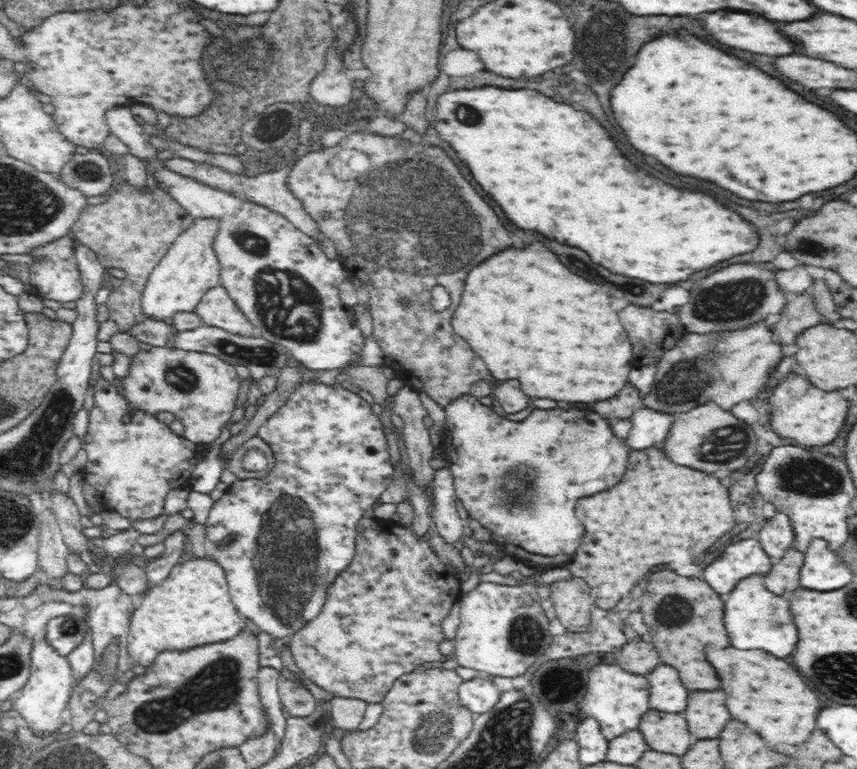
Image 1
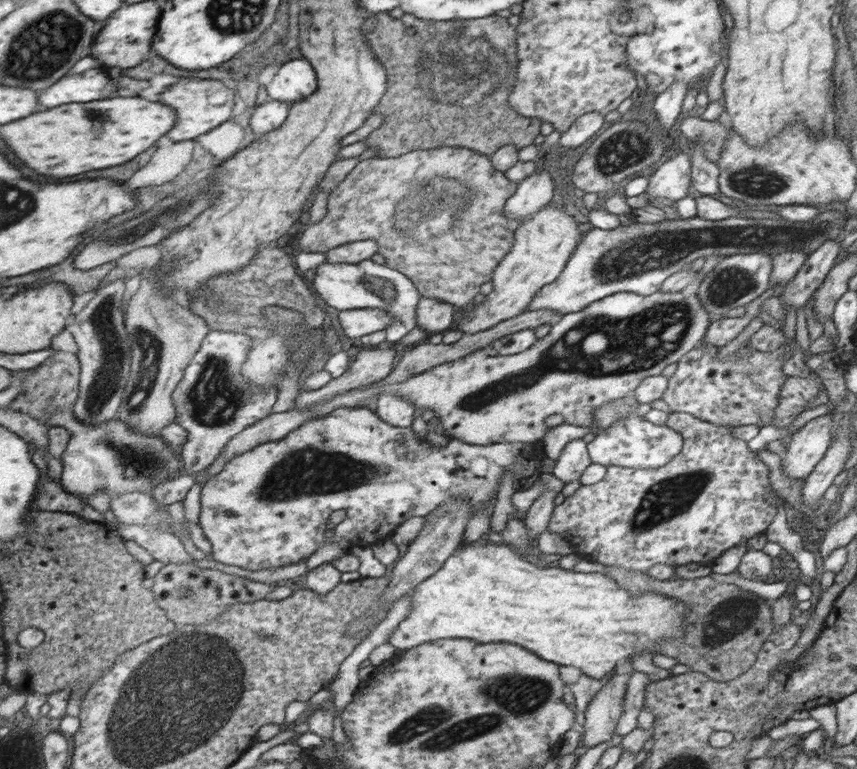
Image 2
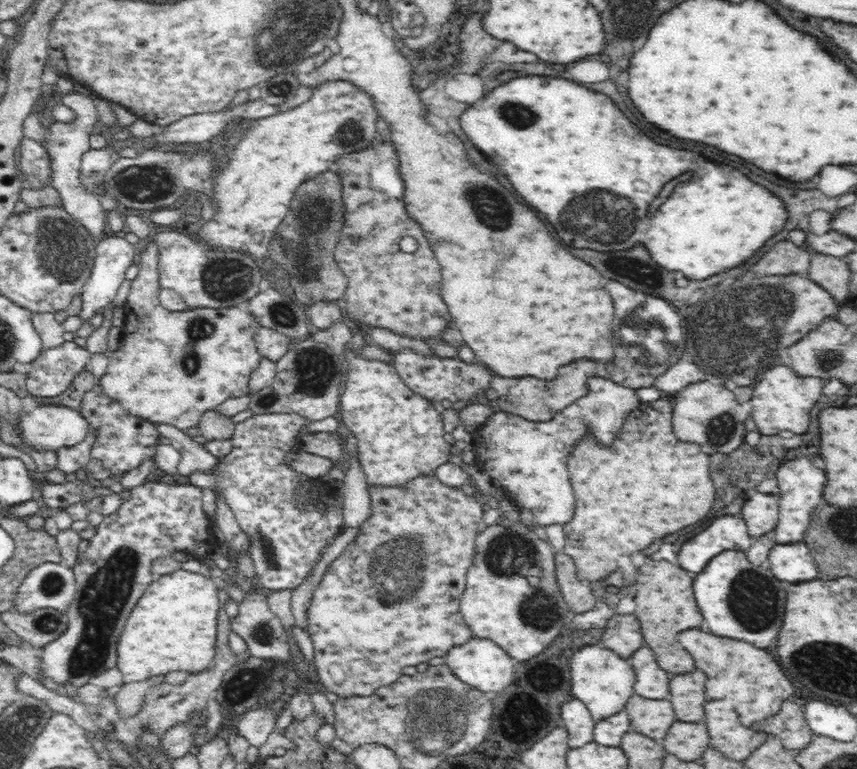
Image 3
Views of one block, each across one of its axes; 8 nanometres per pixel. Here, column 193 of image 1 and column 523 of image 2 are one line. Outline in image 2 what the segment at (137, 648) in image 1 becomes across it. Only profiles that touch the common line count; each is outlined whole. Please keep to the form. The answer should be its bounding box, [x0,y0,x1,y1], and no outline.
[387,540,688,680]

